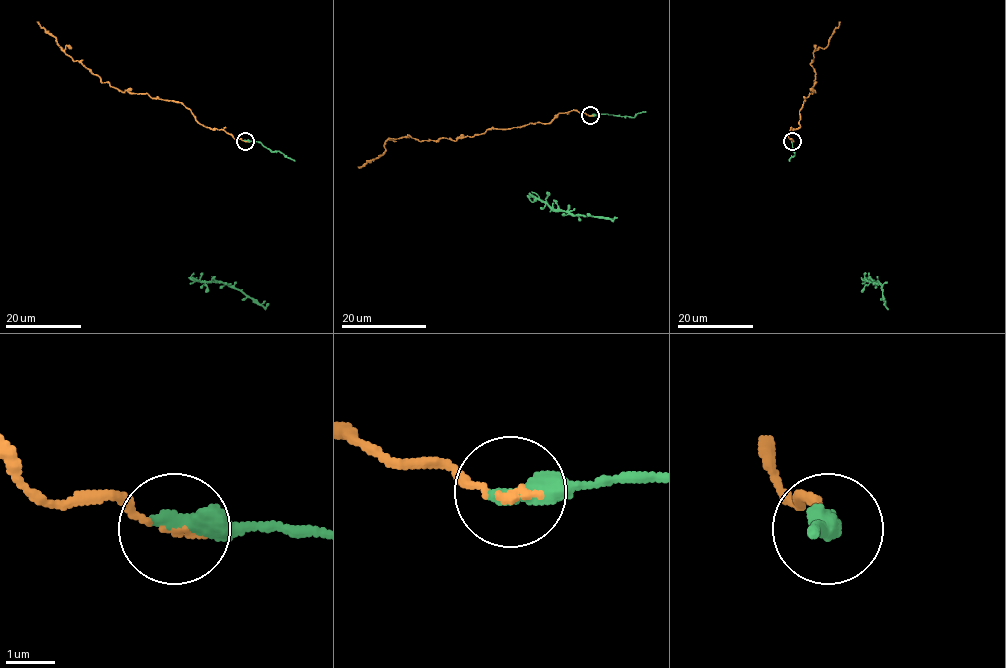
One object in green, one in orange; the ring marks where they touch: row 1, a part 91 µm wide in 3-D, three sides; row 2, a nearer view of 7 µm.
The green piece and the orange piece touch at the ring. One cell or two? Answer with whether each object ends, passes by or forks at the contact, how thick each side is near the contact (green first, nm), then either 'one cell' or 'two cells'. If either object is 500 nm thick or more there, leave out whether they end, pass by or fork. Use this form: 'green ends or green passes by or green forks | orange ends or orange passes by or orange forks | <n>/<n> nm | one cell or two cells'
green ends | orange ends | 480/120 nm | one cell

